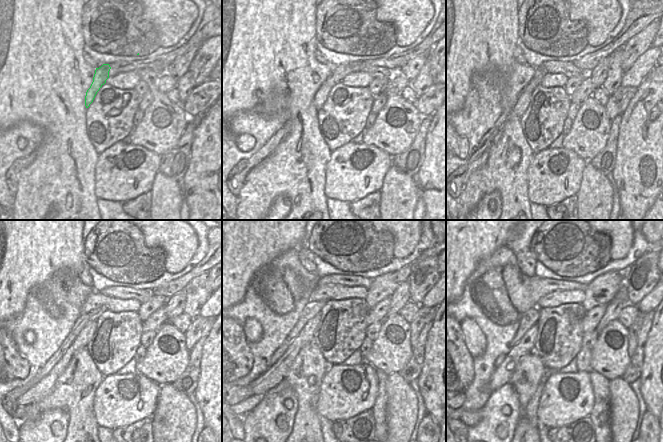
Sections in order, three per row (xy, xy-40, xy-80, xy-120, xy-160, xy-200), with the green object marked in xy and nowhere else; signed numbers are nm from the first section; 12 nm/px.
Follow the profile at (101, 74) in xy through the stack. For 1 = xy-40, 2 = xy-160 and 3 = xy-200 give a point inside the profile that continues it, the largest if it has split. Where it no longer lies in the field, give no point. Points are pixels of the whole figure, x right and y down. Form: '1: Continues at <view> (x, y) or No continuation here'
1: Continues at xy-40 (325, 74)
2: Continues at xy-160 (275, 373)
3: Continues at xy-200 (502, 374)

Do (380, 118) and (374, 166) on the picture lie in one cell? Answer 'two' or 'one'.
two

